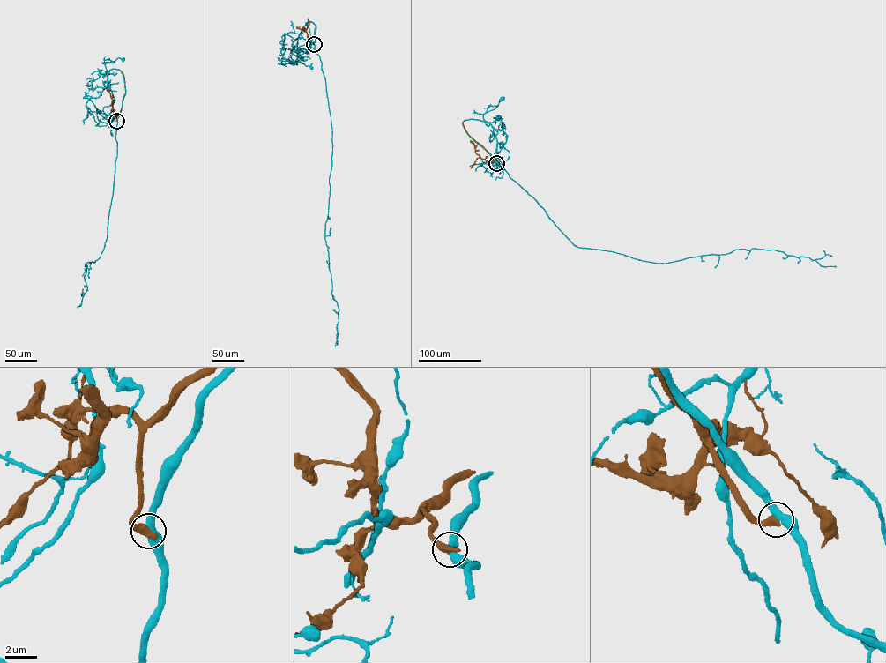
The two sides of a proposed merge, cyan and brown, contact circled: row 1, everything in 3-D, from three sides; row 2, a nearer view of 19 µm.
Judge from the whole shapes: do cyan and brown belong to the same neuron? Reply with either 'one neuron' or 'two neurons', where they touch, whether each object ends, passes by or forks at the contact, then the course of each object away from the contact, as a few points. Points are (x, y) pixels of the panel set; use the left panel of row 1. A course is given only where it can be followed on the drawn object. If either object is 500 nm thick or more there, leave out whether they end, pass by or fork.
two neurons | (116, 121) | cyan via (116, 120), (125, 93), (123, 78), (117, 69), (108, 72), (101, 63), (122, 59) | brown via (116, 120), (125, 91), (123, 77), (119, 70)

